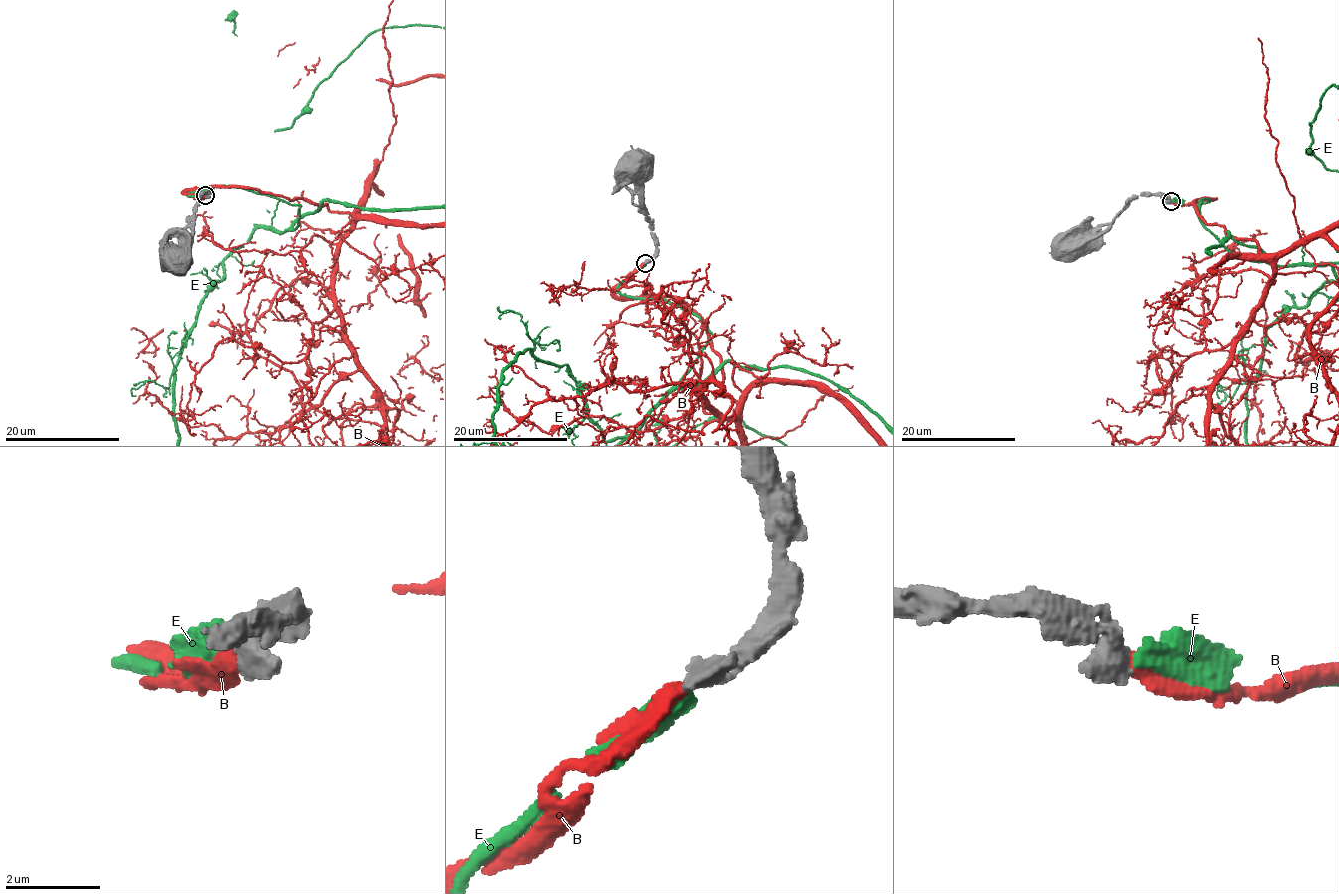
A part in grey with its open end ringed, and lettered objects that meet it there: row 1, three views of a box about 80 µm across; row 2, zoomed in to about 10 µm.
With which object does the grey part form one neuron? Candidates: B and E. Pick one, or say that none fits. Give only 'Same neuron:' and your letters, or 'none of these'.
Same neuron: B

